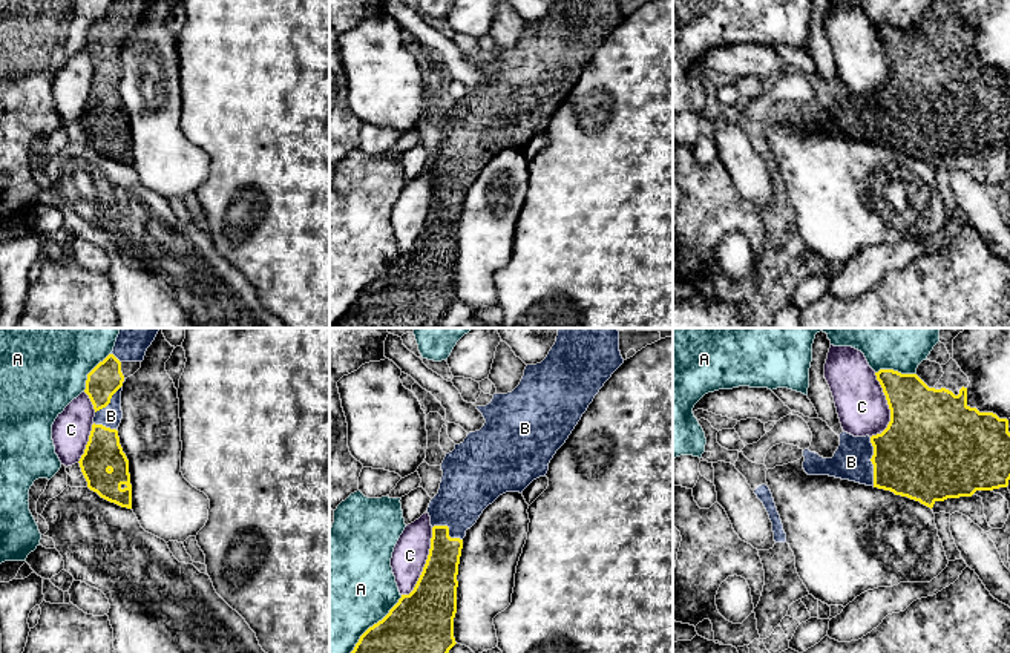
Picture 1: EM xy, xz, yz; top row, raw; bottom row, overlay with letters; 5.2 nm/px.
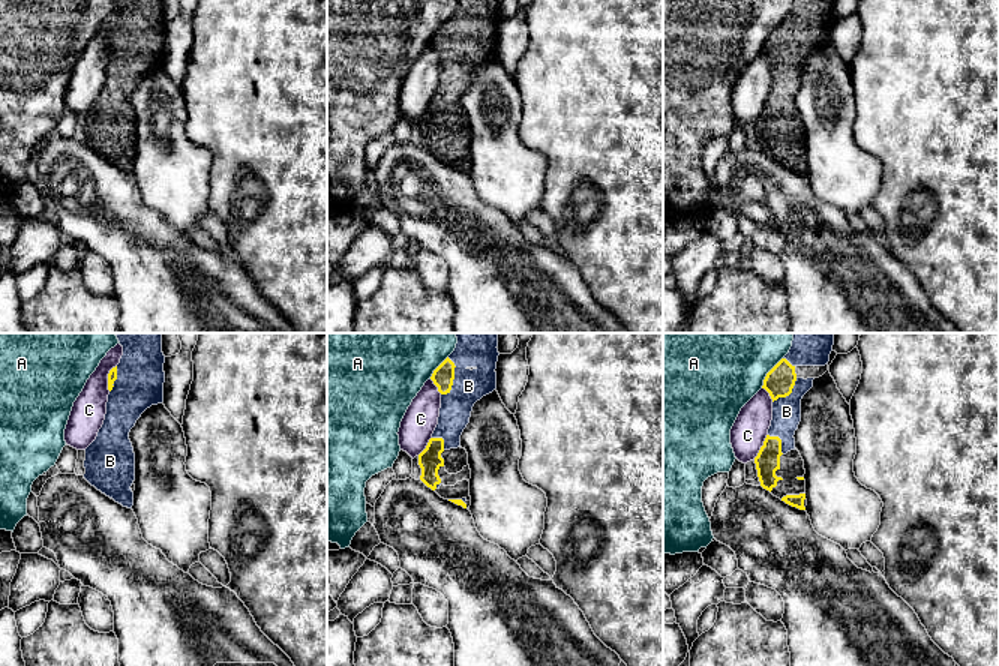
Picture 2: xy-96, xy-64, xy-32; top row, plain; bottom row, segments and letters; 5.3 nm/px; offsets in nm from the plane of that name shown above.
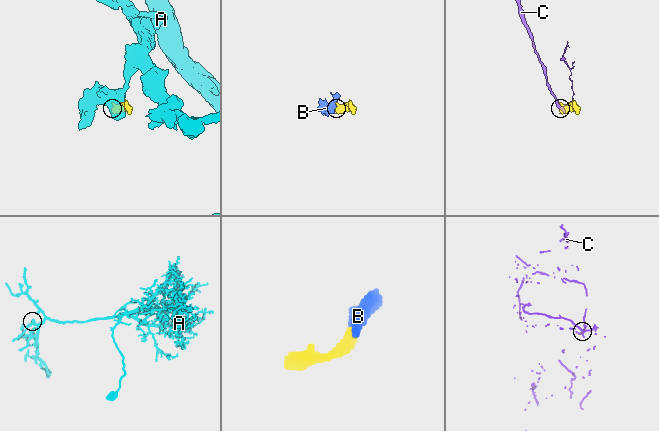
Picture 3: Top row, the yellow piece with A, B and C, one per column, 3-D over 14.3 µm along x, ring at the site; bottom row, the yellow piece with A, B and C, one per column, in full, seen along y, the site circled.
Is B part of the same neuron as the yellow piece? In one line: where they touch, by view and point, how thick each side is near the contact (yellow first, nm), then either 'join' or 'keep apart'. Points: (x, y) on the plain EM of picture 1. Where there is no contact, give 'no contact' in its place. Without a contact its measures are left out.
contact yz (871, 117); calibres 460 and 190 nm; join

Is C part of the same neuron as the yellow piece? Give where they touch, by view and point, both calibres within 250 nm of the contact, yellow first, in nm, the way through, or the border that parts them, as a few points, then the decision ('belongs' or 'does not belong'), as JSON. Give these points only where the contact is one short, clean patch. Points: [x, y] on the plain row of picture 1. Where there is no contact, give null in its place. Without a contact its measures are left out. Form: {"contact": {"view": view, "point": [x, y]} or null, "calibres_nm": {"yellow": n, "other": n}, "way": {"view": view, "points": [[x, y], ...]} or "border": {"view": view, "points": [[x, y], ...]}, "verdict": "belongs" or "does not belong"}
{"contact": {"view": "xz", "point": [425, 221]}, "calibres_nm": {"yellow": 280, "other": 180}, "verdict": "does not belong"}

